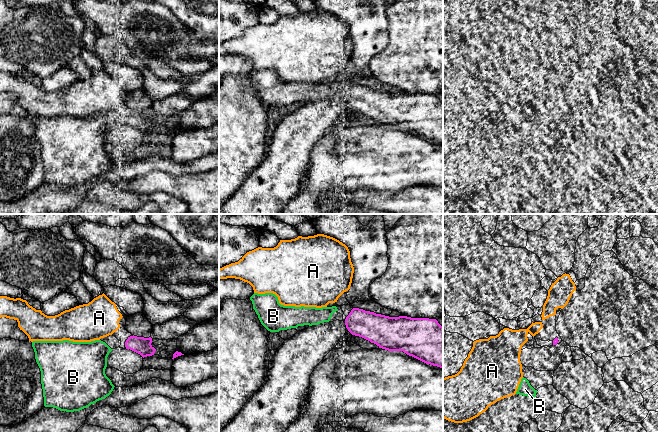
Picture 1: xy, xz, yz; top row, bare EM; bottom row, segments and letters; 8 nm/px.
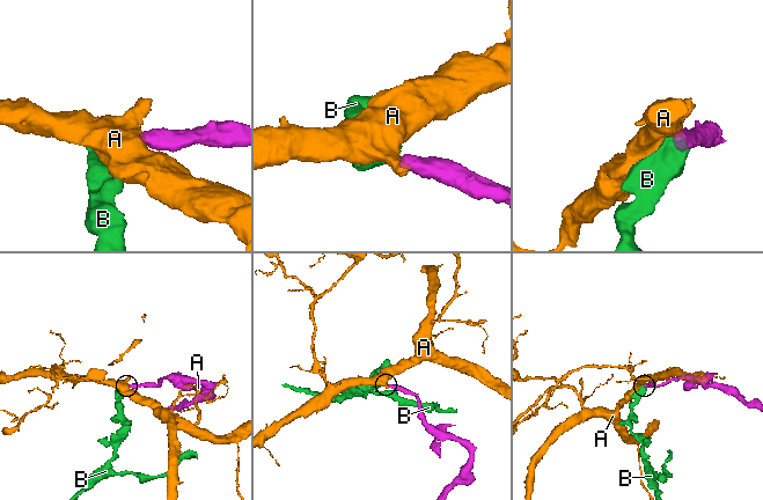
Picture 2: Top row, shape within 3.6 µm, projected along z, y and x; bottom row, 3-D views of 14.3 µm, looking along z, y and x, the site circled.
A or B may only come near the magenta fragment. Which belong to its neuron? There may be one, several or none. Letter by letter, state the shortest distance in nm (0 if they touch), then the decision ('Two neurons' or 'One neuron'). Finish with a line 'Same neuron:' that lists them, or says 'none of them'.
A: Distance 110 nm. Two neurons
B: Distance 90 nm. One neuron
Same neuron: B

